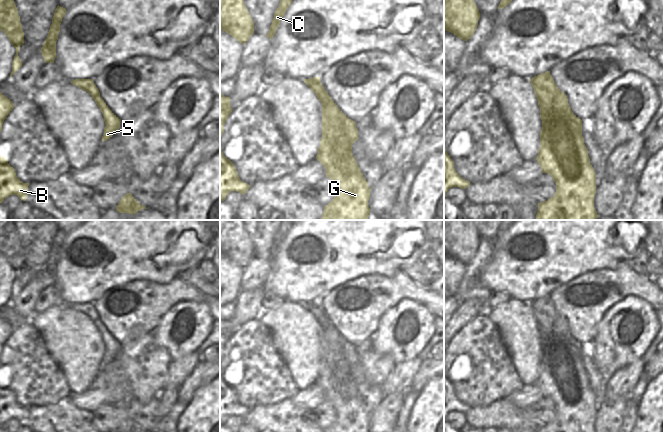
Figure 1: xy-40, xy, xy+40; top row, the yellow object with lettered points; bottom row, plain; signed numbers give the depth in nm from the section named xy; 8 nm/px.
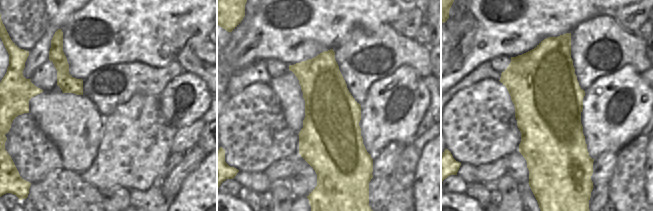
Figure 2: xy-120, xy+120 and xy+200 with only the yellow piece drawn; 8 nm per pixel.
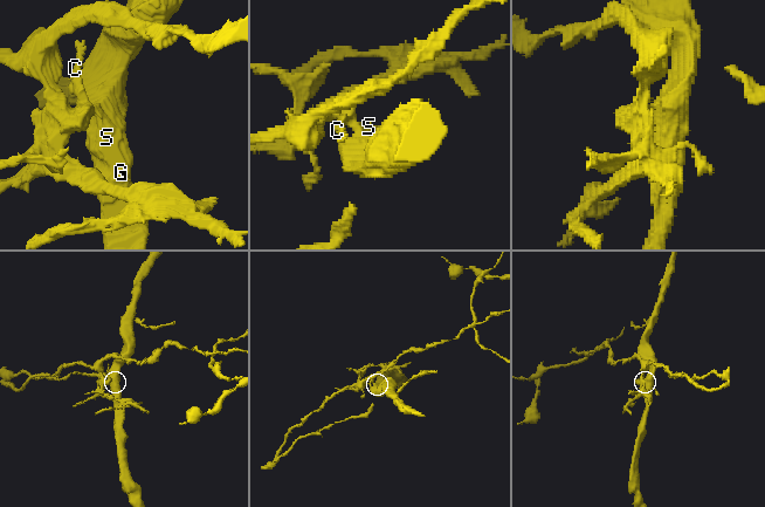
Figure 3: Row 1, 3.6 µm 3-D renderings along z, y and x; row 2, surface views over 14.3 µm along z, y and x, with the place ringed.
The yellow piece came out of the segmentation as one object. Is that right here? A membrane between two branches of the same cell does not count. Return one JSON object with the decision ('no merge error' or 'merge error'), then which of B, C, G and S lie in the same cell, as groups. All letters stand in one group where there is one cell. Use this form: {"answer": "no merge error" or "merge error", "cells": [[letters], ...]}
{"answer": "merge error", "cells": [["B", "C"], ["G", "S"]]}

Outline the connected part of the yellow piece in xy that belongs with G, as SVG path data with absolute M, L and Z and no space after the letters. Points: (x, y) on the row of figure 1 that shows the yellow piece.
M329 99L322 105L322 138L316 159L324 166L326 177L336 186L336 196L324 207L321 220L368 220L371 188L352 154L352 144L357 140L356 122L349 119L336 103Z

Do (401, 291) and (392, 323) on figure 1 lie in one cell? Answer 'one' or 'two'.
two

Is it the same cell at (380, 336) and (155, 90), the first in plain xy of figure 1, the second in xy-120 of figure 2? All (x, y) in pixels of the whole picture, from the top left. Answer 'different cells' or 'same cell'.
different cells

